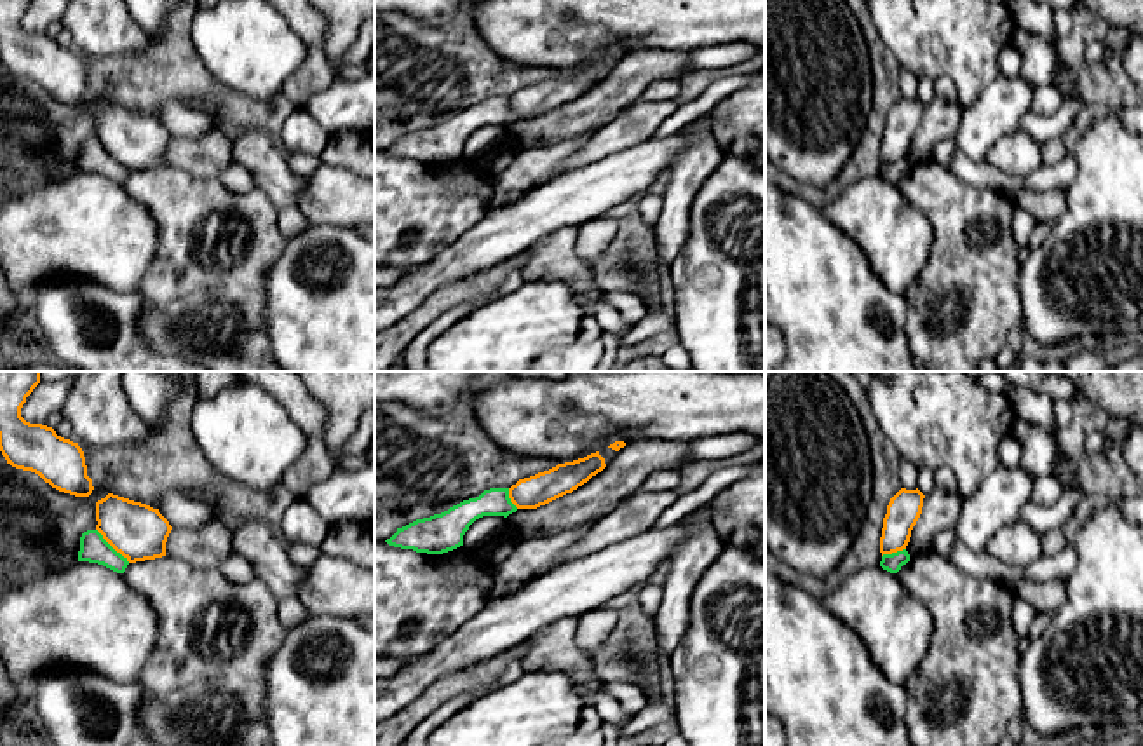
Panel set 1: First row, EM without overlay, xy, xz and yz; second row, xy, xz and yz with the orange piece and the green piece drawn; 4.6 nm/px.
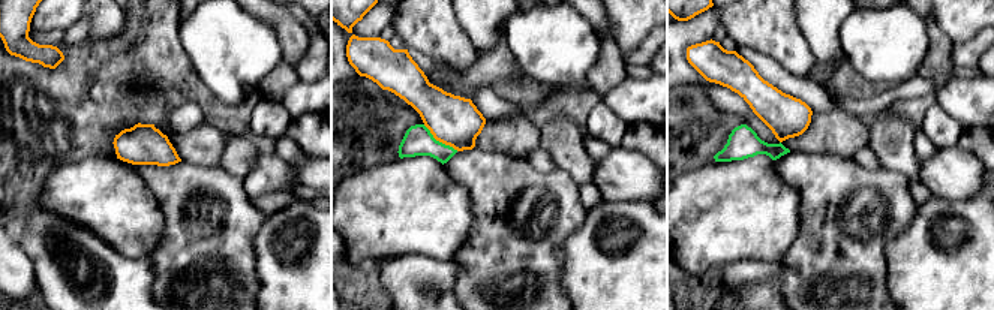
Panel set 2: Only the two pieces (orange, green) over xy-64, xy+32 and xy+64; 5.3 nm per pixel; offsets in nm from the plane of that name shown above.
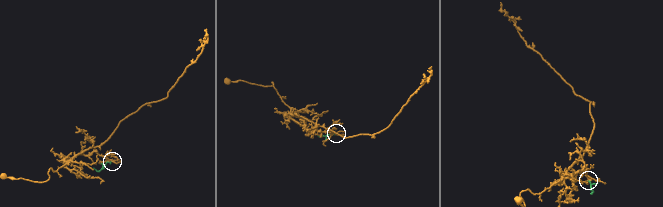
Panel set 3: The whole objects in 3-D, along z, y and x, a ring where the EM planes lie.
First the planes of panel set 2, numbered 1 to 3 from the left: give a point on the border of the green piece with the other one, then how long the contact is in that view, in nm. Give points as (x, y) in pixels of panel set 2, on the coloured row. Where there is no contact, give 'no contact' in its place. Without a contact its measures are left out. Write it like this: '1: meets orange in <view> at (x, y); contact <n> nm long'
1: no contact
2: meets orange in xy+32 at (440, 141); contact 240 nm long
3: no contact

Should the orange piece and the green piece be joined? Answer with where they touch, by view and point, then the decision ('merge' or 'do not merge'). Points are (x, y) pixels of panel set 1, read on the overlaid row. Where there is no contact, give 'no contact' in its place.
contact xy (112, 546); merge

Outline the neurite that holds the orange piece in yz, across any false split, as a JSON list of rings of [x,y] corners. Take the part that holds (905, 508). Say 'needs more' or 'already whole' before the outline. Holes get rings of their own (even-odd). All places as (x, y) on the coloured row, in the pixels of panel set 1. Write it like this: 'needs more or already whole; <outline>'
needs more; [[[901,488],[890,498],[880,537],[880,566],[883,570],[897,573],[901,566],[910,561],[906,546],[910,542],[911,530],[922,514],[923,498],[925,495],[918,488]]]

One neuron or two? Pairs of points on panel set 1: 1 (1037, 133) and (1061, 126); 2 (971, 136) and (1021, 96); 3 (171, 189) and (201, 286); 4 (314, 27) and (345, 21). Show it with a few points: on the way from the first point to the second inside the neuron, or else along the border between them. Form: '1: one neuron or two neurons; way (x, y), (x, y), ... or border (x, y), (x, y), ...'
1: one neuron; way (1042, 129), (1056, 126)
2: one neuron; way (983, 124), (1009, 98)
3: one neuron; way (187, 213), (187, 255), (194, 262)
4: two neurons; border (326, 18), (326, 40), (321, 47)

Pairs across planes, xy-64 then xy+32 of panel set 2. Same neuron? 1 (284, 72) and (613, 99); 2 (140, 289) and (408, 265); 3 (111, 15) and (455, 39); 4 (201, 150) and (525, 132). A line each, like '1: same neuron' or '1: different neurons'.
1: different neurons
2: same neuron
3: same neuron
4: same neuron

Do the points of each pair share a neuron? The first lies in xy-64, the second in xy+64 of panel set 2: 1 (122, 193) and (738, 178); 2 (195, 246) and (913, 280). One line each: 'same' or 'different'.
1: same
2: different

